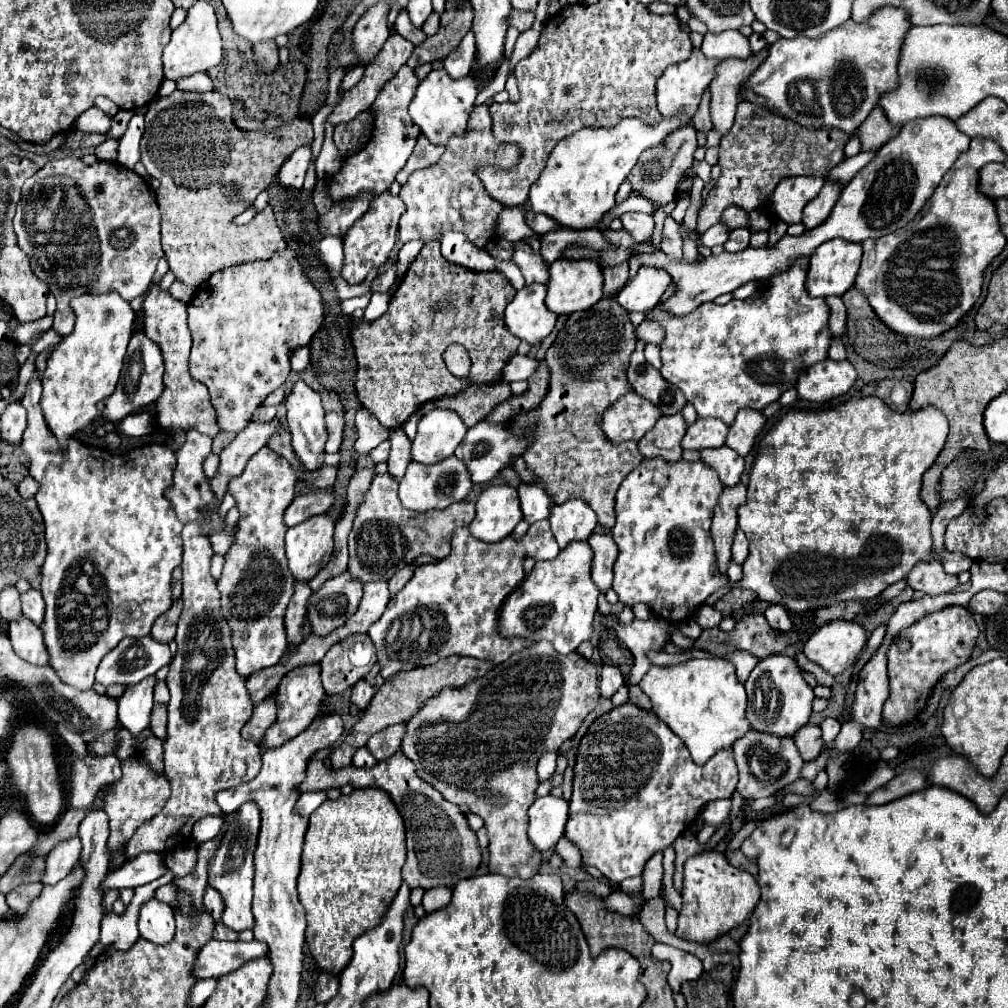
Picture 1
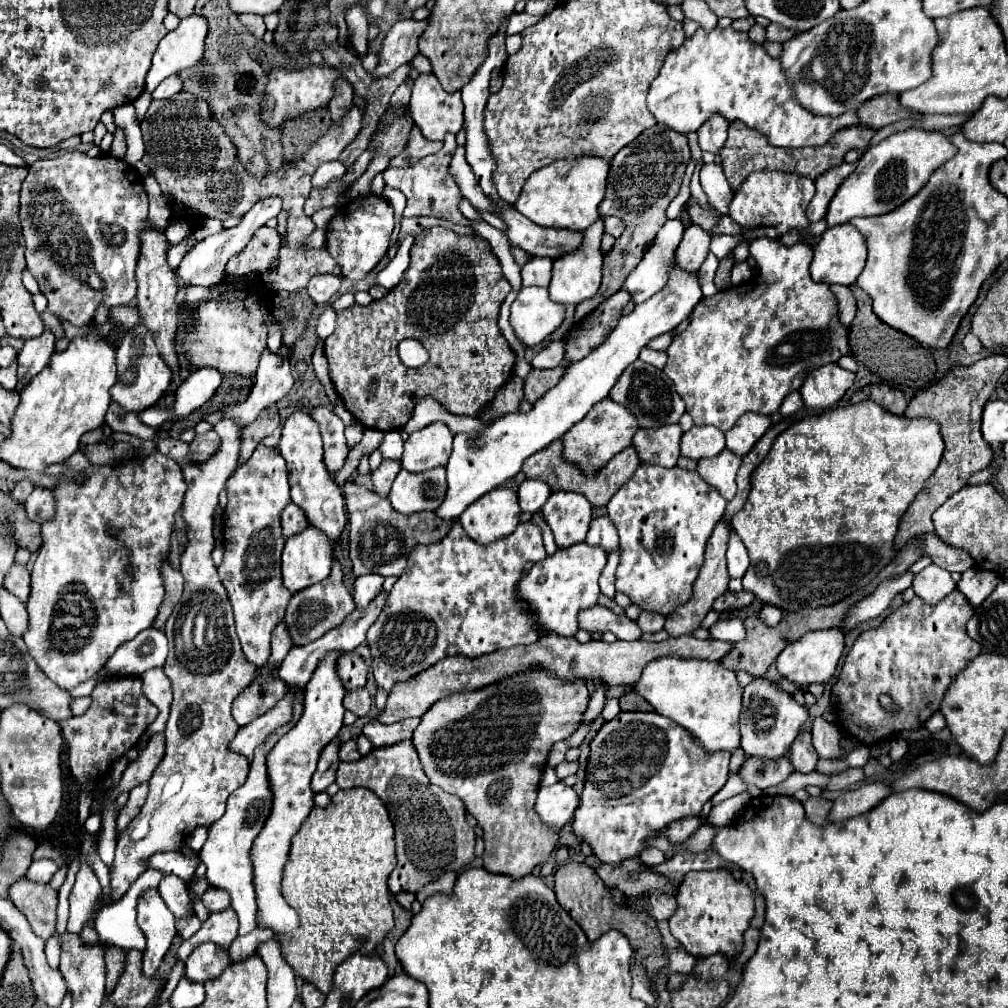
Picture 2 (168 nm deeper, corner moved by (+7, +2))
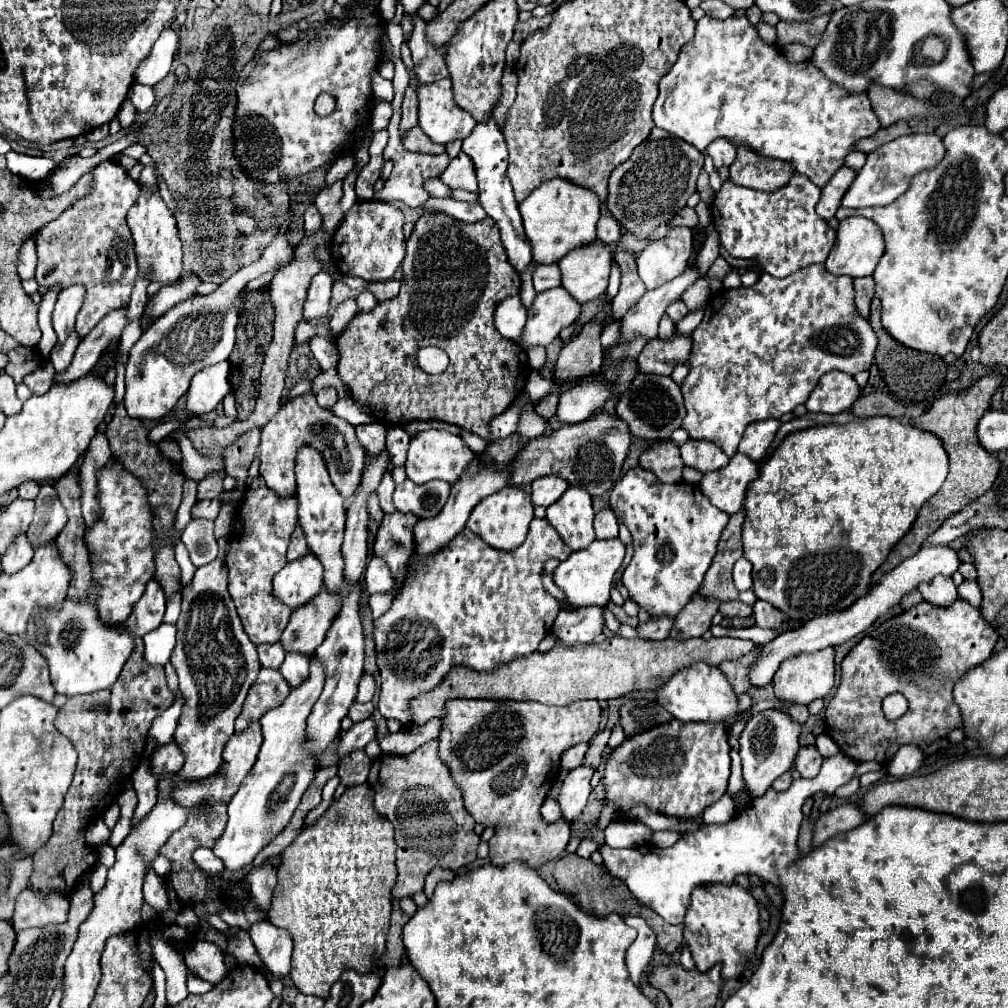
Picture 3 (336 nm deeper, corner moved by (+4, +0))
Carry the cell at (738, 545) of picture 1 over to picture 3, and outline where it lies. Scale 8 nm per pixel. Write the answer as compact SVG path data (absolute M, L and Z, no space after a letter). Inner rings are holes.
M739 558L733 568L733 580L739 592L751 590L751 562L747 558Z

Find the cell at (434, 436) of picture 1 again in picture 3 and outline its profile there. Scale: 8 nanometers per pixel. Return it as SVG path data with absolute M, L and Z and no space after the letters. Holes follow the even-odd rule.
M425 430L411 436L409 452L407 452L407 478L415 484L425 484L429 480L443 480L449 484L455 484L463 472L469 468L475 454L471 448L461 440L461 436L455 436L447 430Z

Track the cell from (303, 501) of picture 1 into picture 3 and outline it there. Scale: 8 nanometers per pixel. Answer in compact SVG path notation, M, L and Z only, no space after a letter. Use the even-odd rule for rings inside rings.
M301 526L295 528L293 536L291 536L291 544L289 544L289 550L287 550L287 560L299 560L303 556L307 556L309 548L307 548L307 542L305 542L305 536L303 536L303 530Z

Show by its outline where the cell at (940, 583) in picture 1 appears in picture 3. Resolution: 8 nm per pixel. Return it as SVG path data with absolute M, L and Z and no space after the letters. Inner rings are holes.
M935 576L931 582L923 582L917 588L925 602L935 606L949 606L957 600L957 586L947 576Z

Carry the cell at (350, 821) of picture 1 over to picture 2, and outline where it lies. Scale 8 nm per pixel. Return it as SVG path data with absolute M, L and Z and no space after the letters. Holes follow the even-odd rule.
M366 788L340 790L332 796L332 802L326 808L314 806L292 838L290 860L282 878L282 896L300 914L300 928L290 934L290 942L288 934L280 938L280 946L284 950L284 958L288 958L288 964L294 966L296 974L312 982L320 992L328 994L332 990L334 970L340 962L344 962L344 958L356 950L364 954L376 950L394 926L386 882L394 868L394 826L384 802Z

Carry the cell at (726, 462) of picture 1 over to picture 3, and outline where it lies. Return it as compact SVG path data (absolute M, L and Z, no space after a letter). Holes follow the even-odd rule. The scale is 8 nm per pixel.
M737 452L737 456L731 458L725 468L703 474L699 488L715 508L735 514L743 508L747 484L757 476L759 466L749 456Z

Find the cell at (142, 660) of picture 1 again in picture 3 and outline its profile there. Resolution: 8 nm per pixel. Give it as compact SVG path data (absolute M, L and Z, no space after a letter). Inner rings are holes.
M161 624L159 628L145 634L143 636L145 660L153 666L157 666L157 664L165 666L171 658L173 648L175 648L175 634L177 634L175 624Z

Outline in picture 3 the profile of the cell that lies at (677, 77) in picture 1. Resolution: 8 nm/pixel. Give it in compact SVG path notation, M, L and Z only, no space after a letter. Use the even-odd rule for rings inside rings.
M703 16L697 22L693 40L681 48L675 66L659 84L653 122L657 128L693 144L699 152L705 152L713 140L727 138L735 146L747 146L763 158L789 162L795 174L807 176L819 188L845 166L845 156L855 150L859 140L873 136L881 128L867 92L849 94L839 84L831 82L811 60L799 64L789 62L777 44L767 44L759 38L757 28L747 16L731 16L727 20Z

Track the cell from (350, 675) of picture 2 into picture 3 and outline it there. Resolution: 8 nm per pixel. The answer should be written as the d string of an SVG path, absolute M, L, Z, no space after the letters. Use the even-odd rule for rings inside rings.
M365 674L363 680L359 682L359 694L357 694L357 702L371 702L375 694L375 680L373 676Z

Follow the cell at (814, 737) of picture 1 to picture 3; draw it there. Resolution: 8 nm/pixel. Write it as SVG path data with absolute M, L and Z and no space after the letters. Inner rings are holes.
M805 746L797 752L797 760L795 760L795 768L801 772L803 778L815 778L821 770L821 762L823 758L819 756L815 746Z

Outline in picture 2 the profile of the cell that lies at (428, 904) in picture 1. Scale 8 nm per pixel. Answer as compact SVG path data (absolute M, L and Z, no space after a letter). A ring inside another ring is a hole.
M444 874L444 876L438 878L436 882L430 882L428 886L424 886L424 890L420 890L420 892L416 894L416 900L418 900L418 902L424 902L428 896L438 894L438 892L442 892L442 894L452 894L454 882L456 882L456 874Z

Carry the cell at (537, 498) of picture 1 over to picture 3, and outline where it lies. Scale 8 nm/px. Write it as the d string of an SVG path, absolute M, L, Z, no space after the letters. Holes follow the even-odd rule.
M551 474L551 476L537 478L531 486L533 486L533 492L531 492L533 504L547 508L547 506L555 504L565 494L565 490L569 488L569 482L563 480L561 476Z

